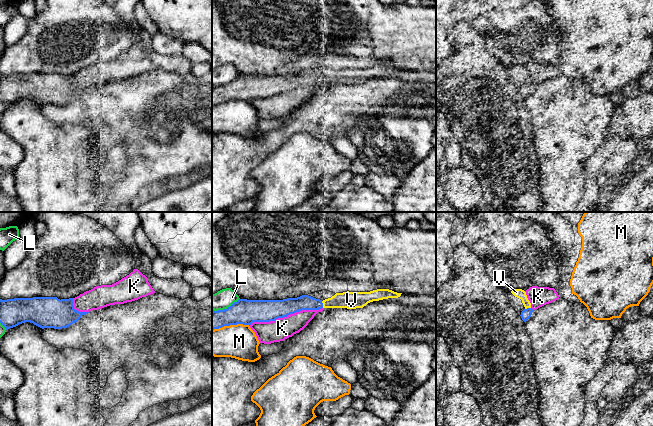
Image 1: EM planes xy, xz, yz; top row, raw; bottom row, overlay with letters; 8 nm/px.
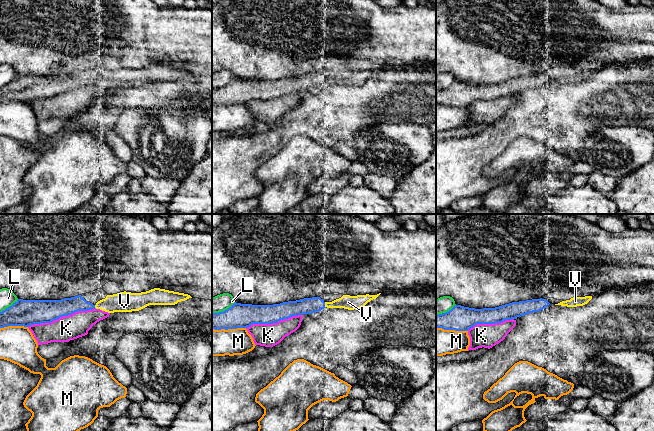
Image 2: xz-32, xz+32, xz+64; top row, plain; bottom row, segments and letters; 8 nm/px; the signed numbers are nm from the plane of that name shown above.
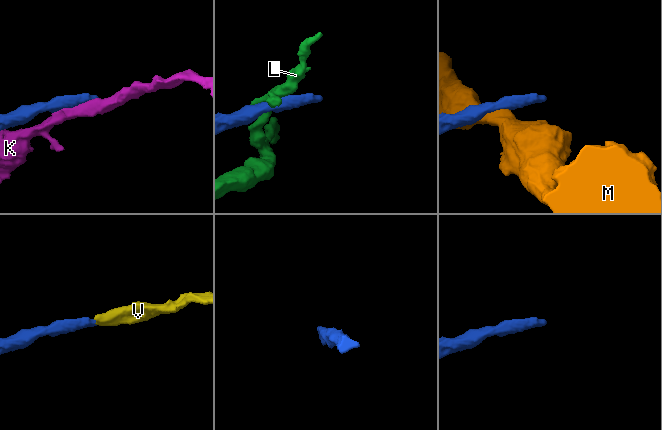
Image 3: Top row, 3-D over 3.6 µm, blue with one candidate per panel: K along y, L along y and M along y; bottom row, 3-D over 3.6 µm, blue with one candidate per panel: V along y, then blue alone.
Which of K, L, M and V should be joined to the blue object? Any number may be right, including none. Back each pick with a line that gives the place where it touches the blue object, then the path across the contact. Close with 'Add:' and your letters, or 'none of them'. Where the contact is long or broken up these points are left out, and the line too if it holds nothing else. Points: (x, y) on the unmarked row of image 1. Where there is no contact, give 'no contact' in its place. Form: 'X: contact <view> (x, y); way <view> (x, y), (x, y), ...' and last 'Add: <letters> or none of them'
V: contact xz (322, 80)
Add: V

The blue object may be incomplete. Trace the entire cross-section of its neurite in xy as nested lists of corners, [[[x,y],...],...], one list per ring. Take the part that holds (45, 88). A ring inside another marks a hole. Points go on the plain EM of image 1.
[[[57,73],[0,75],[0,99],[6,104],[6,106],[25,98],[33,99],[42,105],[67,104],[77,98],[82,91],[86,91],[88,89],[89,88],[79,88],[75,86],[73,82],[73,74],[61,76]]]

